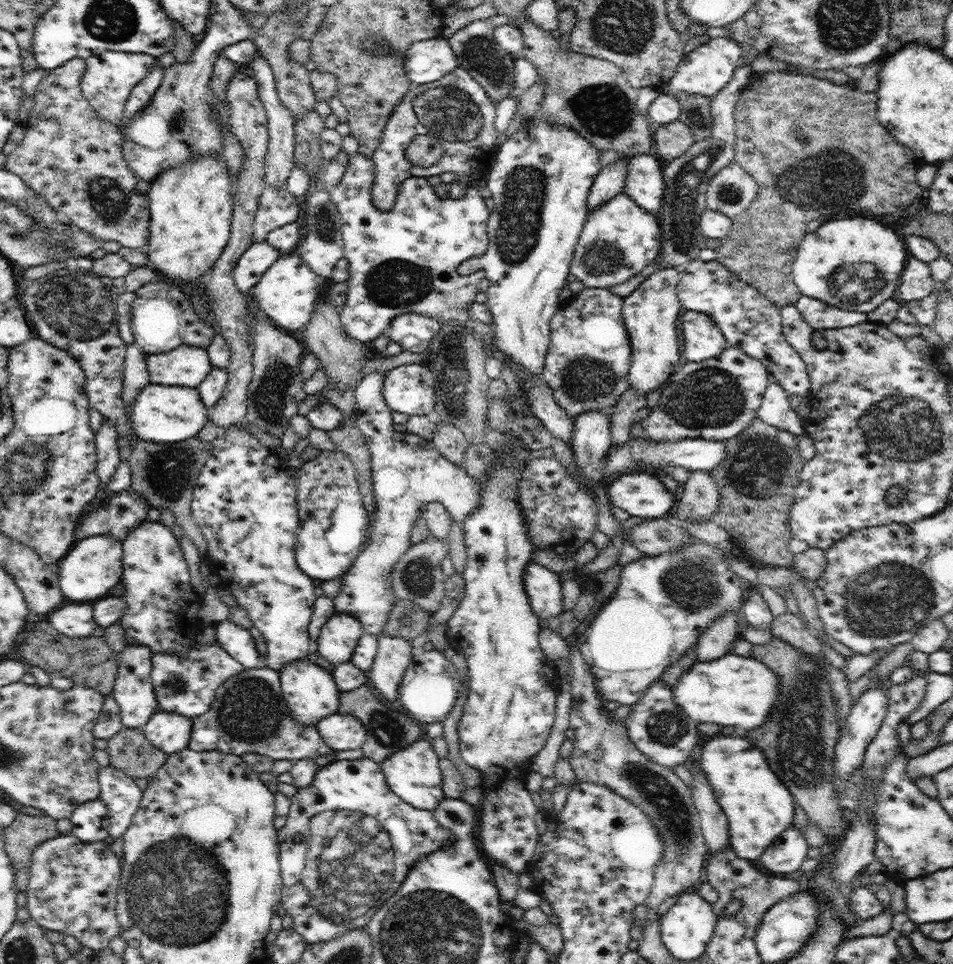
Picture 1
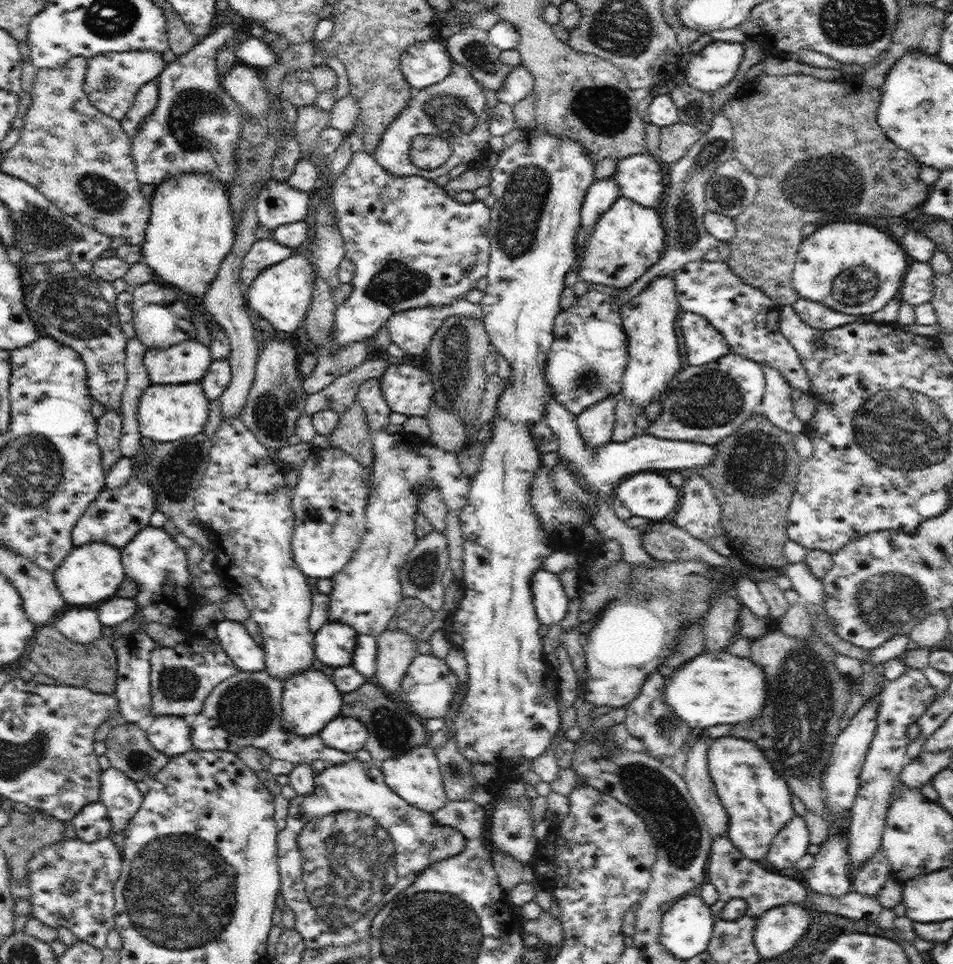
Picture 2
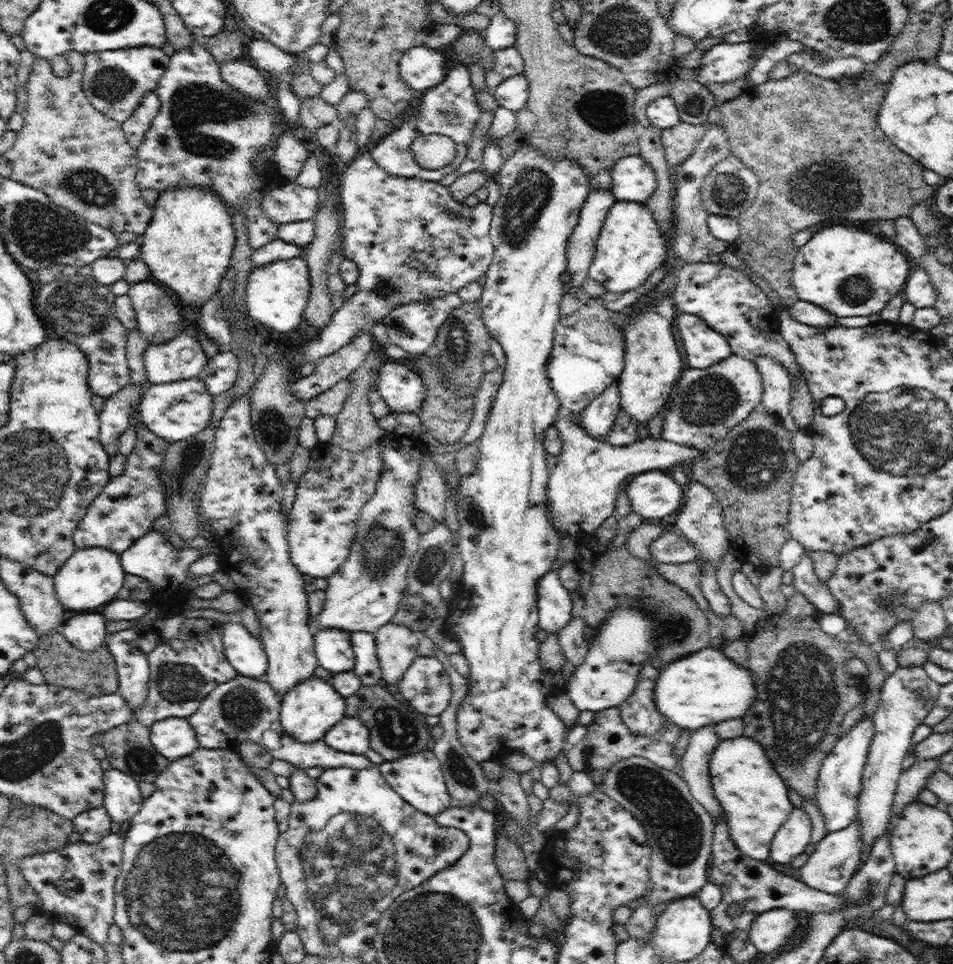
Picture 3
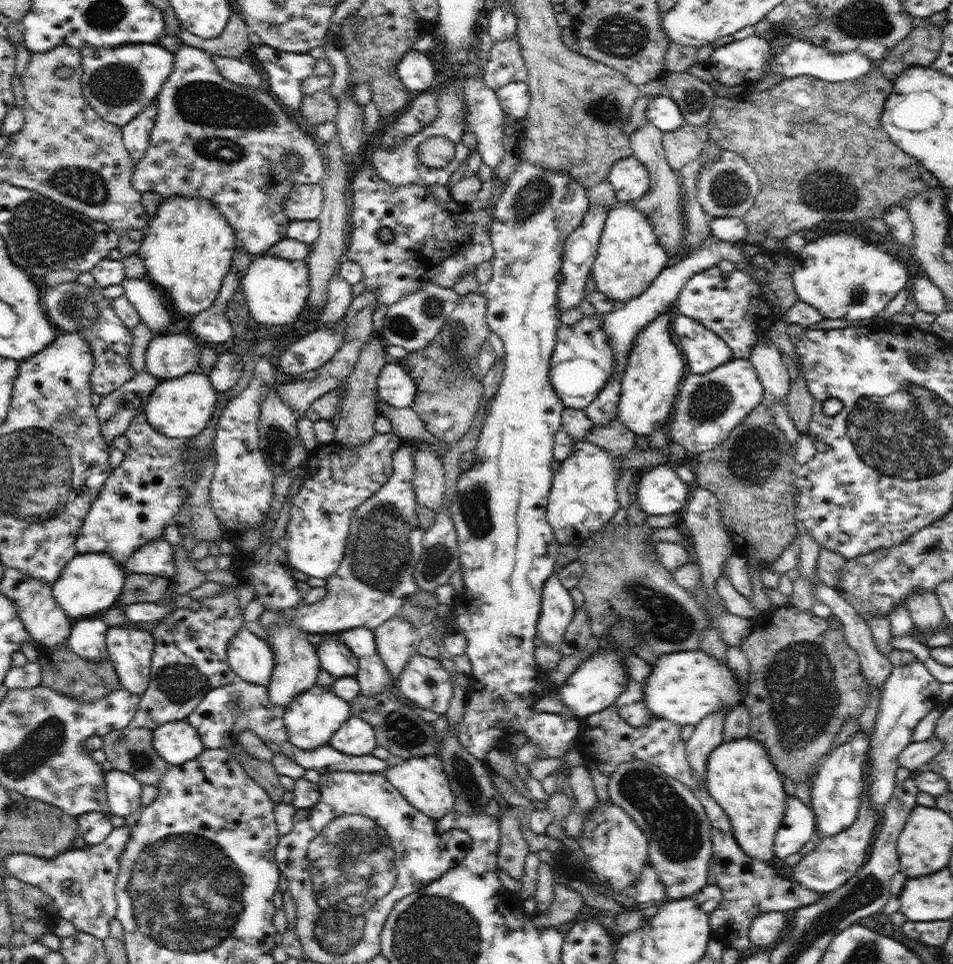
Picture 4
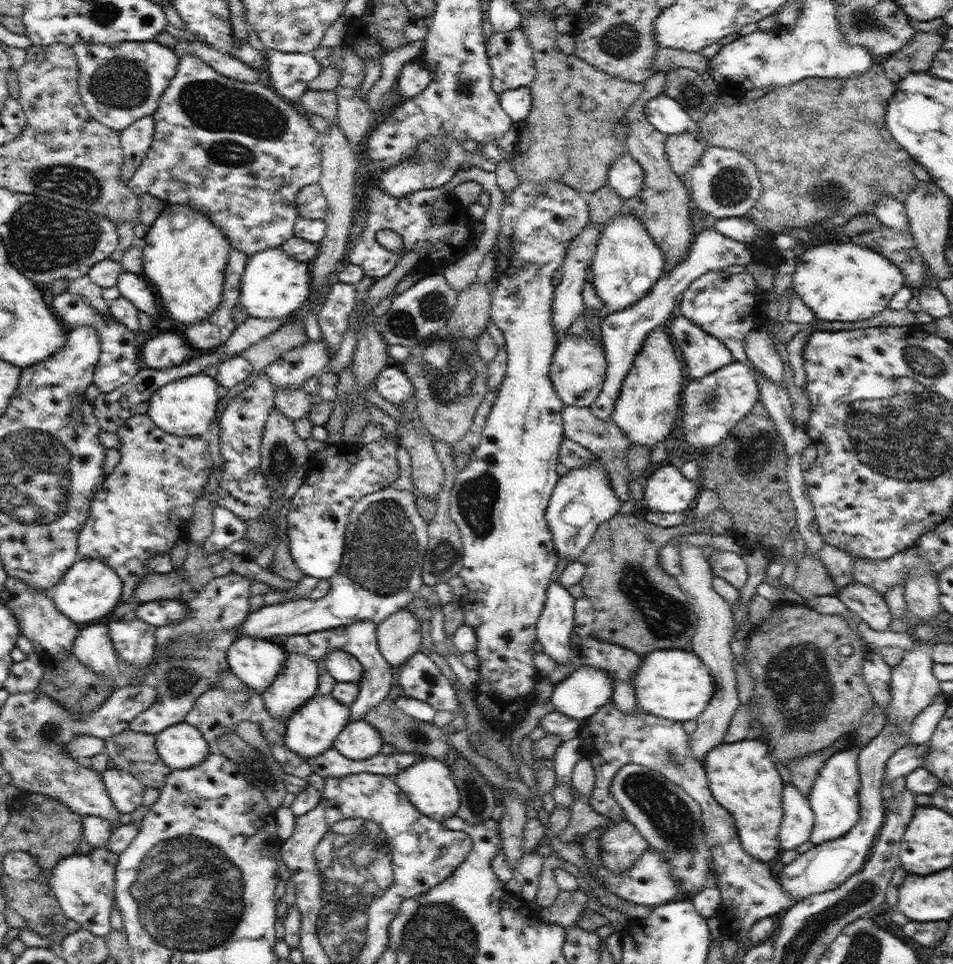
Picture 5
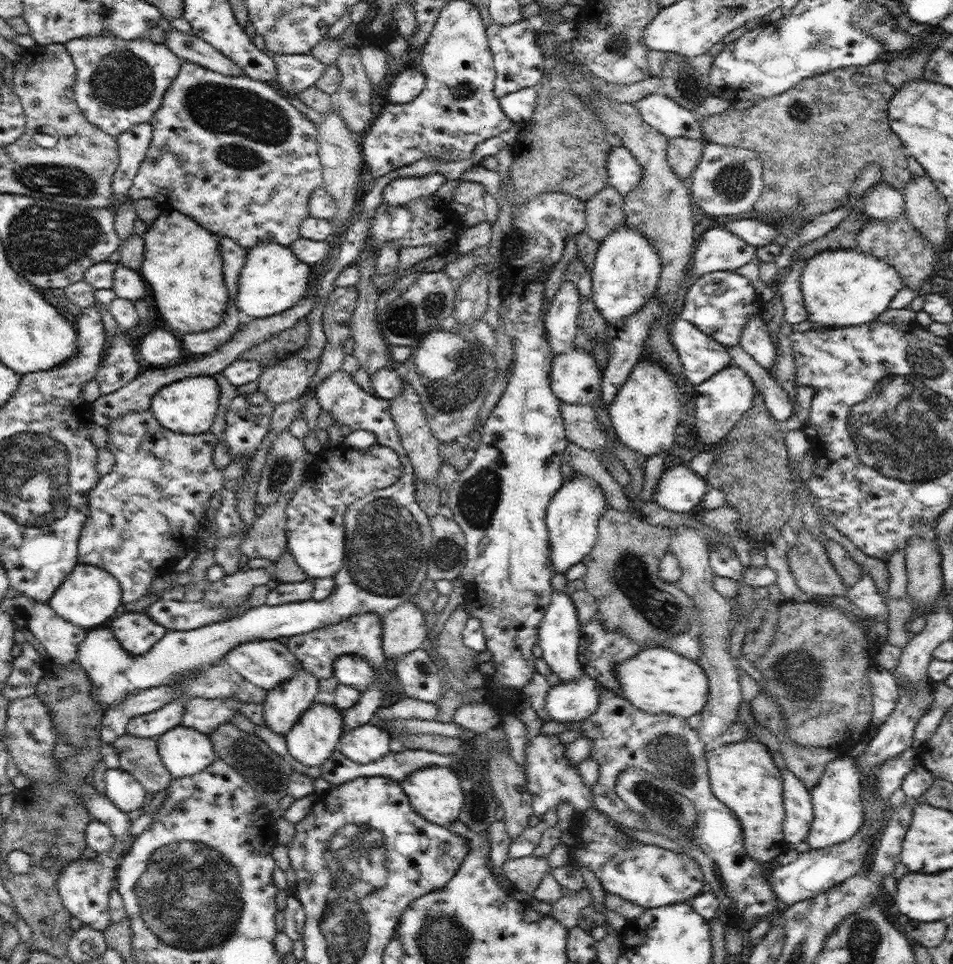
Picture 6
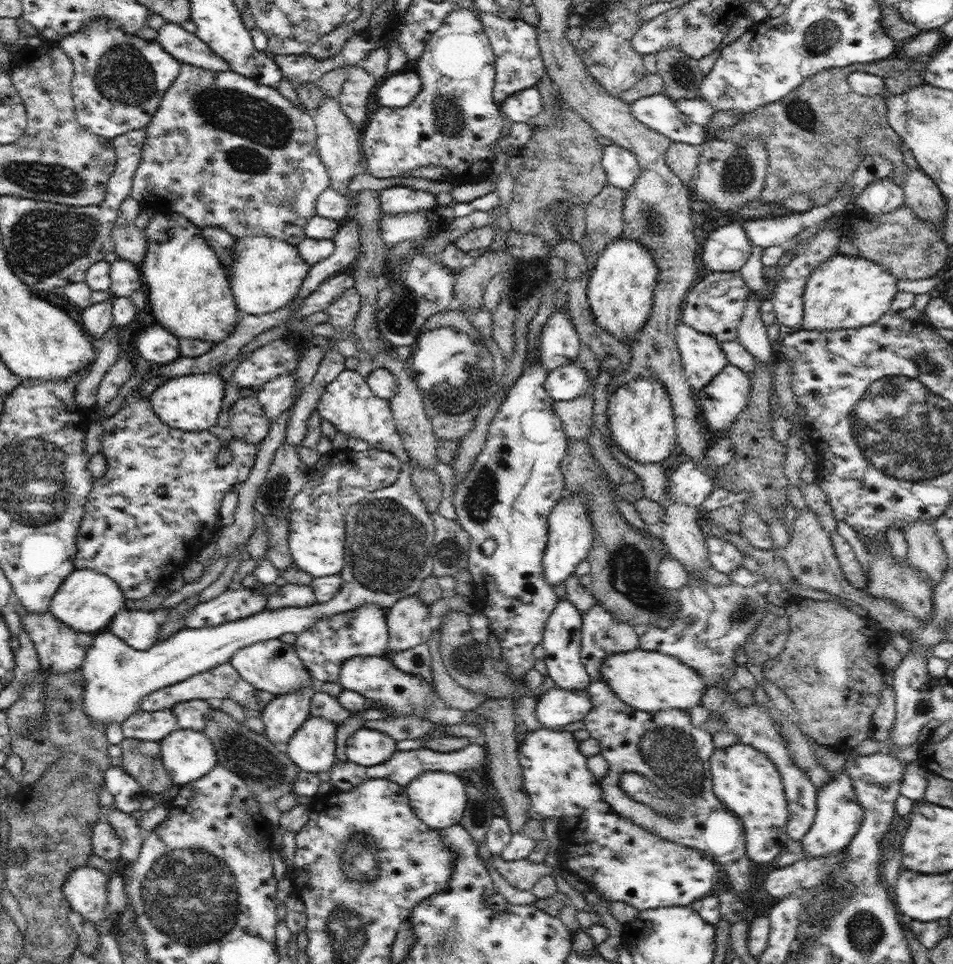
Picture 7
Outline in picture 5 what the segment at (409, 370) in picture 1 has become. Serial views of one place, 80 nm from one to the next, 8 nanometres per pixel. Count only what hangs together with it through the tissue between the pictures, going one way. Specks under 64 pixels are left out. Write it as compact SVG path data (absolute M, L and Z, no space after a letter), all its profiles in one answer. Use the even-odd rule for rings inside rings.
M391 363L378 374L374 391L398 406L401 402L406 402L410 397L414 397L415 390L405 372L398 368L397 364Z

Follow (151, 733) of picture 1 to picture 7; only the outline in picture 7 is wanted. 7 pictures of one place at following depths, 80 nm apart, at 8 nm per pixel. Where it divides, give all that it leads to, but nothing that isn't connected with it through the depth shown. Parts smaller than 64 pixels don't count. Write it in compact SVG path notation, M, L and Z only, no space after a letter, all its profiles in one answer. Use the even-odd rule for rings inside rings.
M176 728L160 740L164 768L176 786L198 781L217 765L217 756L202 732Z

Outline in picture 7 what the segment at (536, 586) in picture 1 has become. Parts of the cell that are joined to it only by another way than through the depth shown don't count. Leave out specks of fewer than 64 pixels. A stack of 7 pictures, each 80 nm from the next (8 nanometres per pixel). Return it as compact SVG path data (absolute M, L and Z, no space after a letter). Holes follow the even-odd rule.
M560 598L543 632L541 645L546 652L543 659L547 676L562 690L584 690L594 680L581 661L582 619L581 612L567 598Z

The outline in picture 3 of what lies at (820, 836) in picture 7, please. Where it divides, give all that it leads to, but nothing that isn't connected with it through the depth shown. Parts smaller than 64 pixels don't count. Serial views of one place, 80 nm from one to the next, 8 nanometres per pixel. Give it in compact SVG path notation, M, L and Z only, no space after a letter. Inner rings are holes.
M864 714L848 733L839 737L821 764L817 776L815 804L818 805L818 809L824 817L826 829L830 833L839 832L851 826L858 817L858 796L862 791L863 768L868 761L867 754L874 736L874 725L871 720Z

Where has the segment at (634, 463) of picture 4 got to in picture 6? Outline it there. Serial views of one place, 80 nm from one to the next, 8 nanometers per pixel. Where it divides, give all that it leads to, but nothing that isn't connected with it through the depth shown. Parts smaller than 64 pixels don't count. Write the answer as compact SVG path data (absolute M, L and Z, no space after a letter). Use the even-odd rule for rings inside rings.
M574 473L574 477L564 481L559 492L552 497L545 518L549 530L549 557L555 572L566 573L593 549L597 539L598 519L610 507L600 485L590 482L587 476Z

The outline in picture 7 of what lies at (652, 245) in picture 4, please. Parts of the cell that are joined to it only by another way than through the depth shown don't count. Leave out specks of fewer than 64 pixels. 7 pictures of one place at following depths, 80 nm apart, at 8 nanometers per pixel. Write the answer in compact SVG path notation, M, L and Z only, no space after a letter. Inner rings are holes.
M617 238L597 258L587 284L587 299L596 324L604 326L616 339L634 339L648 323L653 294L657 285L658 266L652 253L636 240Z

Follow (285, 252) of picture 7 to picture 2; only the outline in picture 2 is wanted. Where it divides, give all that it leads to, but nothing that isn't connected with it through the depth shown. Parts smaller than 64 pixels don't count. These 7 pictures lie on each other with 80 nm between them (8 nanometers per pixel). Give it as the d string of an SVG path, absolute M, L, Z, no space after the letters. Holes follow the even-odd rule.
M292 254L286 260L262 269L249 284L245 294L250 311L264 317L281 335L289 335L300 328L305 321L308 307L312 302L316 271L310 260L303 254Z

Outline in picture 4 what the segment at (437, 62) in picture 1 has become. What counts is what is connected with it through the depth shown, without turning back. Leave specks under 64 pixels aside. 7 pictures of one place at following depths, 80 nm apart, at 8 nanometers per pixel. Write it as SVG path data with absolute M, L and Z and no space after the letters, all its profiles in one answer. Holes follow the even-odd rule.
M408 50L403 54L396 67L398 78L413 94L426 92L432 86L436 76L432 52Z

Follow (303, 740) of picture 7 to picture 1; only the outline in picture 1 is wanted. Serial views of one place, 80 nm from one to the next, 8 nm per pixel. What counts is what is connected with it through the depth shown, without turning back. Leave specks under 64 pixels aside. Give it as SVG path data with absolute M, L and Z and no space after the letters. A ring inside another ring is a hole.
M305 659L287 662L279 673L282 696L299 724L316 725L319 720L329 717L339 709L341 692L330 671Z

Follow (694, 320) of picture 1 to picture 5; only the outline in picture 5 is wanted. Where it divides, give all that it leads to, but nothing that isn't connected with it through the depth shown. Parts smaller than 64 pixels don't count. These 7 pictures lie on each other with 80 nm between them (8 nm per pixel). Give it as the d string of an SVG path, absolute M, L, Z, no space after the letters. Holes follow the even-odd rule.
M684 316L670 320L667 331L680 344L688 377L692 380L702 379L735 360L718 338Z

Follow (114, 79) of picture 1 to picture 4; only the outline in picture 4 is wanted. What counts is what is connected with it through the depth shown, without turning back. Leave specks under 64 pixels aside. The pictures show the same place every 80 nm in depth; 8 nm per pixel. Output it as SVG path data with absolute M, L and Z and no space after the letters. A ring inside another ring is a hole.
M160 44L84 47L80 54L83 68L81 87L85 100L102 119L120 127L126 126L157 101L175 65L175 54Z

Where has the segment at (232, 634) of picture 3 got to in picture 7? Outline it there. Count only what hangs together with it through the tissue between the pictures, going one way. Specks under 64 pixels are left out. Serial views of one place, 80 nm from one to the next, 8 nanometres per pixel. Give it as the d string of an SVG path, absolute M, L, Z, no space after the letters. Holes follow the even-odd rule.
M279 638L260 641L250 646L242 647L232 655L229 663L252 686L273 695L290 694L305 686L311 686L311 684L317 683L311 672L304 666L302 660L300 660L296 649L292 645L280 641Z

